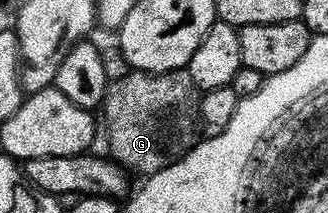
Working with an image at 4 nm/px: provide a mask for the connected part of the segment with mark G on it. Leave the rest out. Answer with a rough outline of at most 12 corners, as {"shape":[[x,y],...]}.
{"shape":[[184,68],[131,70],[101,107],[110,157],[132,175],[184,158],[201,91]]}

